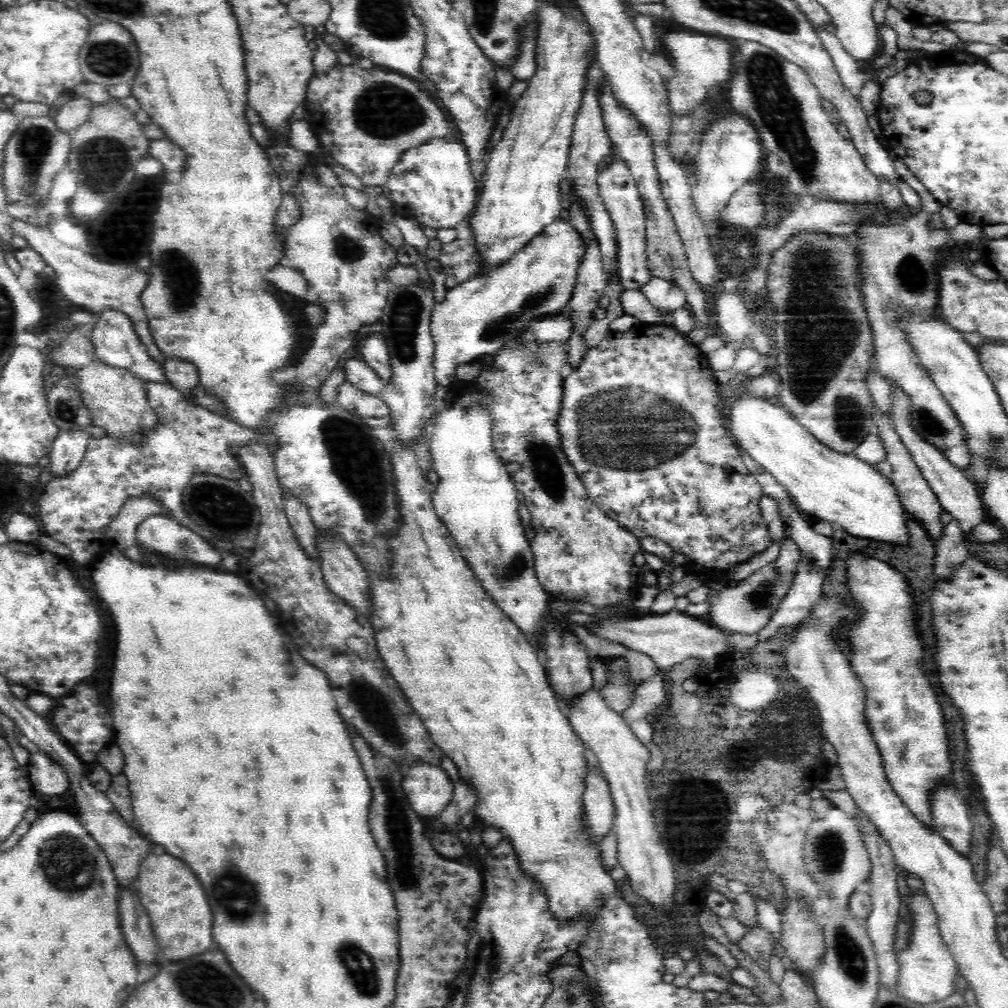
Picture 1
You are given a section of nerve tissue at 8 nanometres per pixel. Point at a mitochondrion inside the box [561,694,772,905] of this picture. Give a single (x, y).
(701, 819)

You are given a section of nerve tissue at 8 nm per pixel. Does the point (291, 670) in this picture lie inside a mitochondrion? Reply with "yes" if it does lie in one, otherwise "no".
yes

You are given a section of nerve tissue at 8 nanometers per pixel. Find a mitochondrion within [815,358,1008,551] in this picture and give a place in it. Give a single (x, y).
(849, 413)

